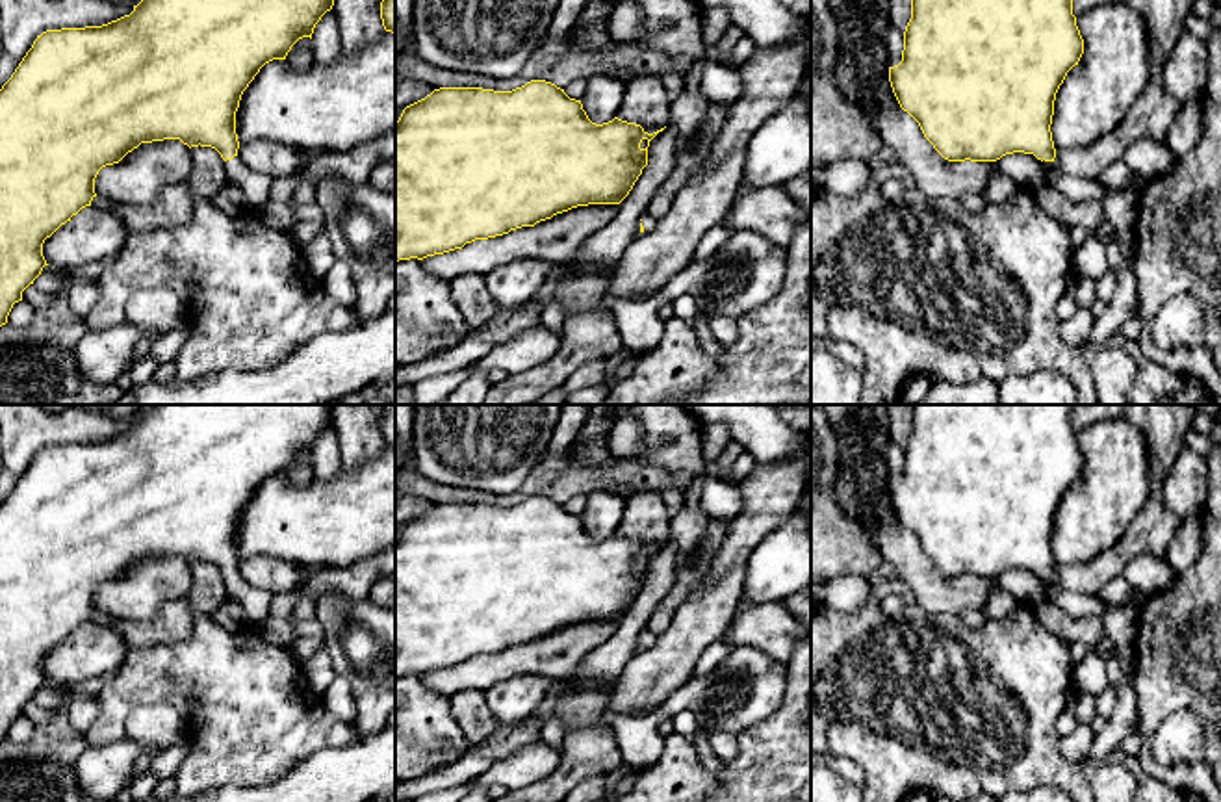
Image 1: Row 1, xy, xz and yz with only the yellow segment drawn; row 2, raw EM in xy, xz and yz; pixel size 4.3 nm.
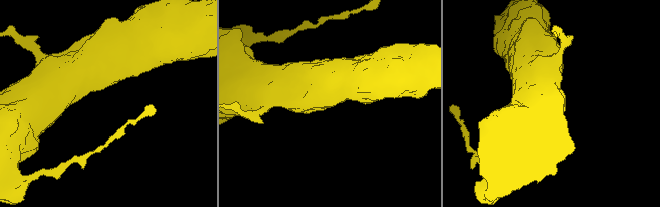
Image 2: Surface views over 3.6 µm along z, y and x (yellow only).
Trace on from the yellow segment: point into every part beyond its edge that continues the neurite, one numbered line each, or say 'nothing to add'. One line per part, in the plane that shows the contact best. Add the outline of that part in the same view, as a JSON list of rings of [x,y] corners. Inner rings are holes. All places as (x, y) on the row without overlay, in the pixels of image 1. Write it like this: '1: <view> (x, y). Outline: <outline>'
1: xy (255, 602). Outline: [[[238,572],[225,577],[228,600],[243,607],[249,620],[256,626],[269,614],[271,596],[251,587]]]

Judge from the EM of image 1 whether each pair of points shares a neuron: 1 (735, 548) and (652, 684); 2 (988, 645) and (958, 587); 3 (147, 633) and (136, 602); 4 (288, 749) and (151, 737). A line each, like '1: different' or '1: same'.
1: same
2: different
3: different
4: different

